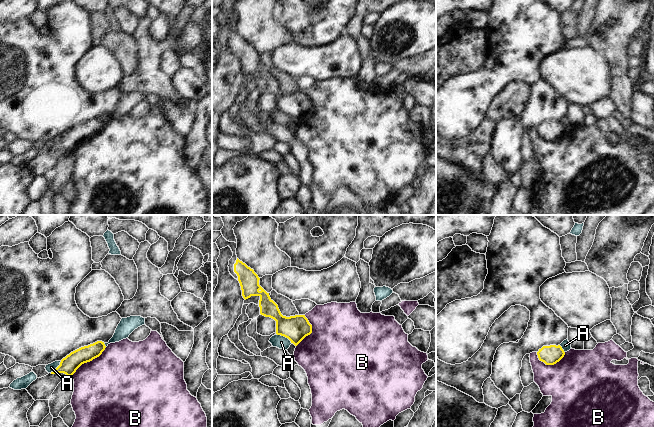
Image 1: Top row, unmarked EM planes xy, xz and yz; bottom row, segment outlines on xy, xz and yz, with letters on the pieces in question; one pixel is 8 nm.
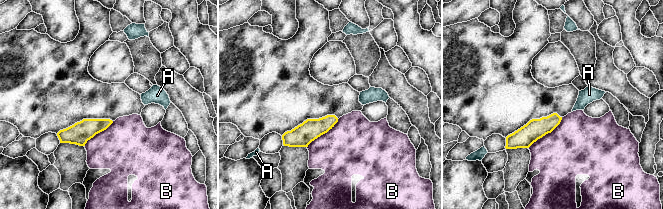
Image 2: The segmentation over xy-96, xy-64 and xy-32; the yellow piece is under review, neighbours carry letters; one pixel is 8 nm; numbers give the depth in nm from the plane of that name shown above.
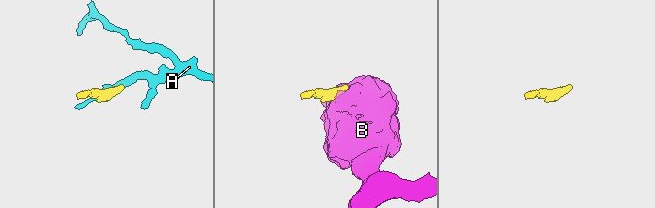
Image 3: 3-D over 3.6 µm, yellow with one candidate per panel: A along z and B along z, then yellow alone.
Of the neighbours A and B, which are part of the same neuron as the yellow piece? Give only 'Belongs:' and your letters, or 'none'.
Belongs: none

